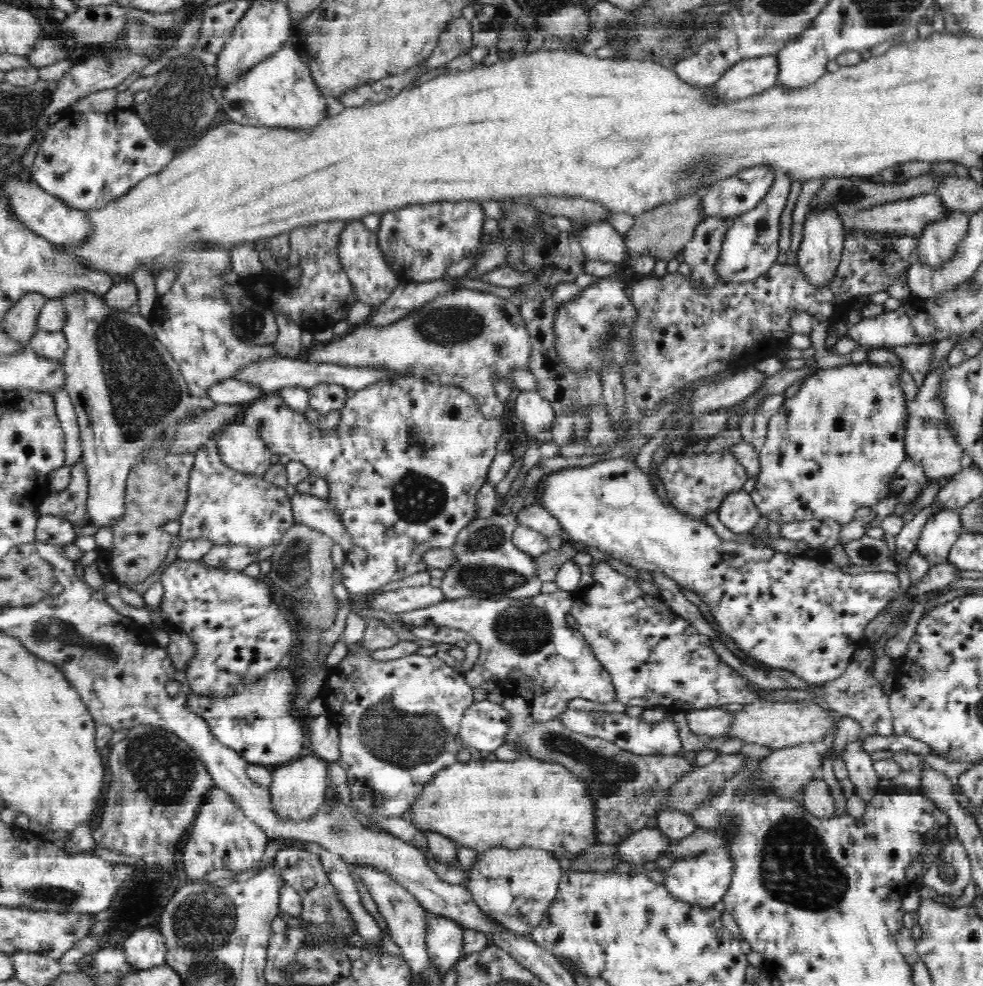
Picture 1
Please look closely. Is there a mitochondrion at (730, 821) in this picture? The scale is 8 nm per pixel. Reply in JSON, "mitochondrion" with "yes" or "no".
{"mitochondrion":"yes"}

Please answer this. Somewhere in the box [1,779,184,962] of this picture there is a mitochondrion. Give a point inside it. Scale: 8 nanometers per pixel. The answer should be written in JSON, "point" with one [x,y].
{"point":[42,893]}

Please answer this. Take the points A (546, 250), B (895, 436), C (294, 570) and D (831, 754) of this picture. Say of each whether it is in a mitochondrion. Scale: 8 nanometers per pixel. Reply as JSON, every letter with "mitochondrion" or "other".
{"A":"other","B":"other","C":"mitochondrion","D":"other"}

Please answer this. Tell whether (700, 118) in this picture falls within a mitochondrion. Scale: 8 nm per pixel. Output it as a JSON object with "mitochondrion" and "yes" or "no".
{"mitochondrion":"no"}

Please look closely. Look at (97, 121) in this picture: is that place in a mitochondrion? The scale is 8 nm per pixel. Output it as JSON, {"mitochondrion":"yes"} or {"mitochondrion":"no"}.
{"mitochondrion":"no"}

